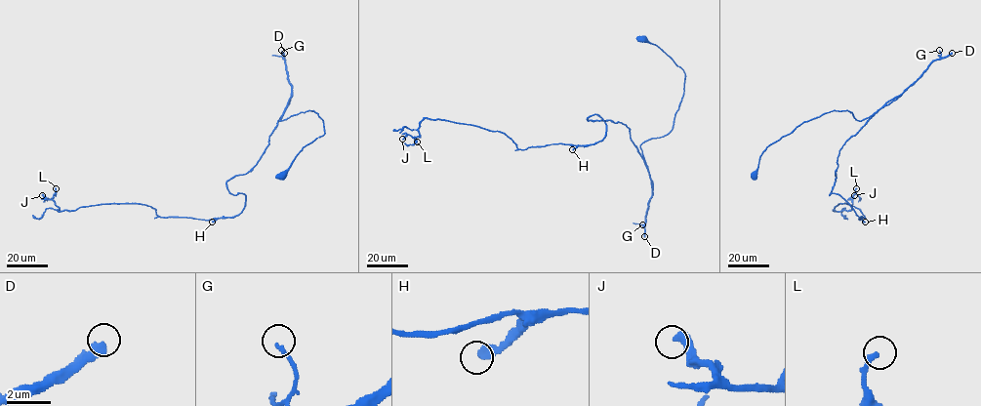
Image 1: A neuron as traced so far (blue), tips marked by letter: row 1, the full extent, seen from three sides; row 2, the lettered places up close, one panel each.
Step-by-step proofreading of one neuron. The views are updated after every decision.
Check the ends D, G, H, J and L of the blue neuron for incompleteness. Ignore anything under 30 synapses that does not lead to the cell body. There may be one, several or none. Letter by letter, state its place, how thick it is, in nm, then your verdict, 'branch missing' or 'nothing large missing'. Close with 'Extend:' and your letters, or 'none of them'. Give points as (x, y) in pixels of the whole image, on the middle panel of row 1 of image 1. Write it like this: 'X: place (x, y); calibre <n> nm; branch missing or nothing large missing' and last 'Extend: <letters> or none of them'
D: place (644, 236); calibre 400 nm; branch missing
G: place (642, 224); calibre 170 nm; nothing large missing
H: place (572, 149); calibre 340 nm; nothing large missing
J: place (402, 139); calibre 380 nm; branch missing
L: place (417, 142); calibre 280 nm; nothing large missing
Extend: D, J

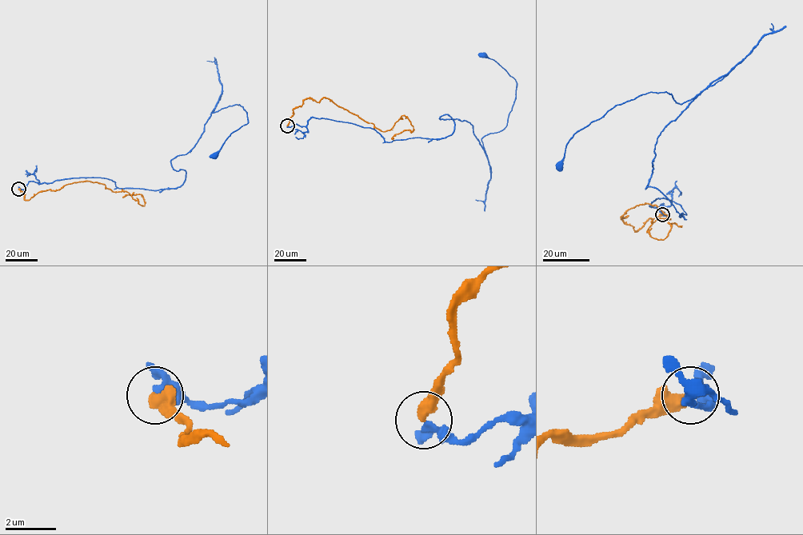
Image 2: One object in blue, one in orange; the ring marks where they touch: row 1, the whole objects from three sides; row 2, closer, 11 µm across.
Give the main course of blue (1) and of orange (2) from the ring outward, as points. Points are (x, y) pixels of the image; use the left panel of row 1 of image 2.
1: (18, 189), (96, 177), (176, 189), (185, 171), (171, 159), (214, 109), (240, 105), (248, 121), (214, 155)
2: (18, 189), (29, 200), (39, 192), (89, 181), (113, 192), (126, 191), (145, 205), (140, 194), (122, 197)

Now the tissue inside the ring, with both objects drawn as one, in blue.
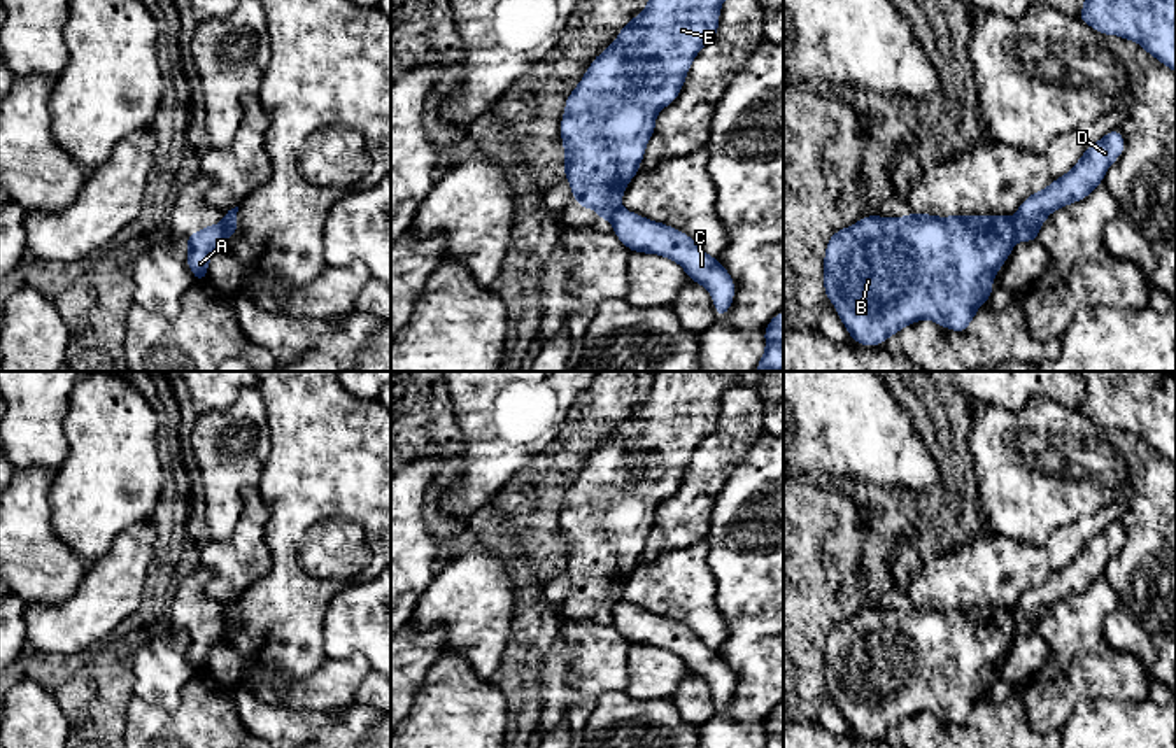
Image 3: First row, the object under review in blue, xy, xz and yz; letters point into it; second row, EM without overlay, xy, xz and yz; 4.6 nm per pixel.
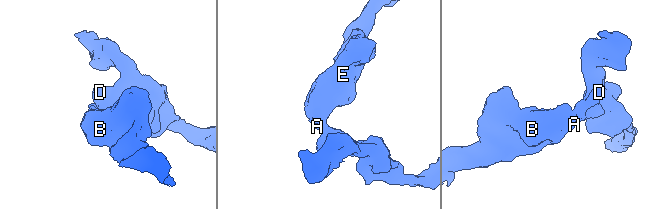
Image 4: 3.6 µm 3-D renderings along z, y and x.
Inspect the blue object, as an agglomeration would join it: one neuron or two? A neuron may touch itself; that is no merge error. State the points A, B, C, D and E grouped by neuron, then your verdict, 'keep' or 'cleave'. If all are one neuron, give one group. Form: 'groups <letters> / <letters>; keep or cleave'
groups A B E / C D; cleave

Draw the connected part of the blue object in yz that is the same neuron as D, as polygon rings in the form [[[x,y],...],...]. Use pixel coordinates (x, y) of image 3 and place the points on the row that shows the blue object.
[[[1111,130],[1101,140],[1090,144],[1067,173],[1045,189],[1029,194],[1015,212],[1017,240],[1038,240],[1048,215],[1066,205],[1085,200],[1102,184],[1106,170],[1123,151],[1125,140],[1122,131]]]

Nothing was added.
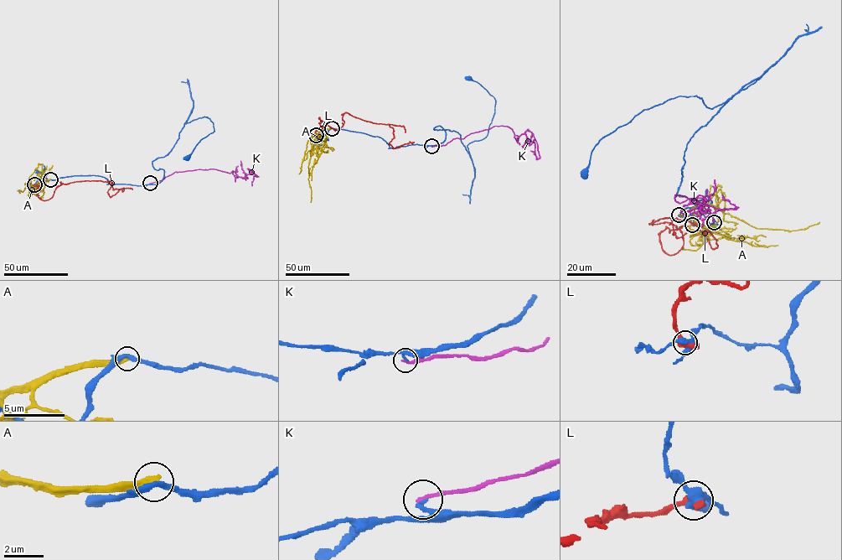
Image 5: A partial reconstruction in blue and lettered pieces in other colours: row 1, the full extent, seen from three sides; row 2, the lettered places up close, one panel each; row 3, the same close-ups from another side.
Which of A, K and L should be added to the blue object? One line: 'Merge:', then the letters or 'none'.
Merge: none

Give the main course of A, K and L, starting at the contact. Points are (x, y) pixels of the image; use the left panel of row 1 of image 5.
A: (50, 179), (37, 178), (39, 173), (43, 173), (36, 168), (28, 178), (28, 188), (29, 183)
K: (150, 184), (175, 172), (213, 168), (230, 173), (236, 168), (238, 176), (258, 176), (253, 176), (252, 185)
L: (34, 184), (41, 186), (38, 197), (47, 200), (62, 184), (110, 181), (110, 197), (123, 188), (132, 189)

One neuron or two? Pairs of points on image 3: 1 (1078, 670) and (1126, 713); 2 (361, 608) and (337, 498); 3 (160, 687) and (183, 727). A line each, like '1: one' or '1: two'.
1: two
2: two
3: two

